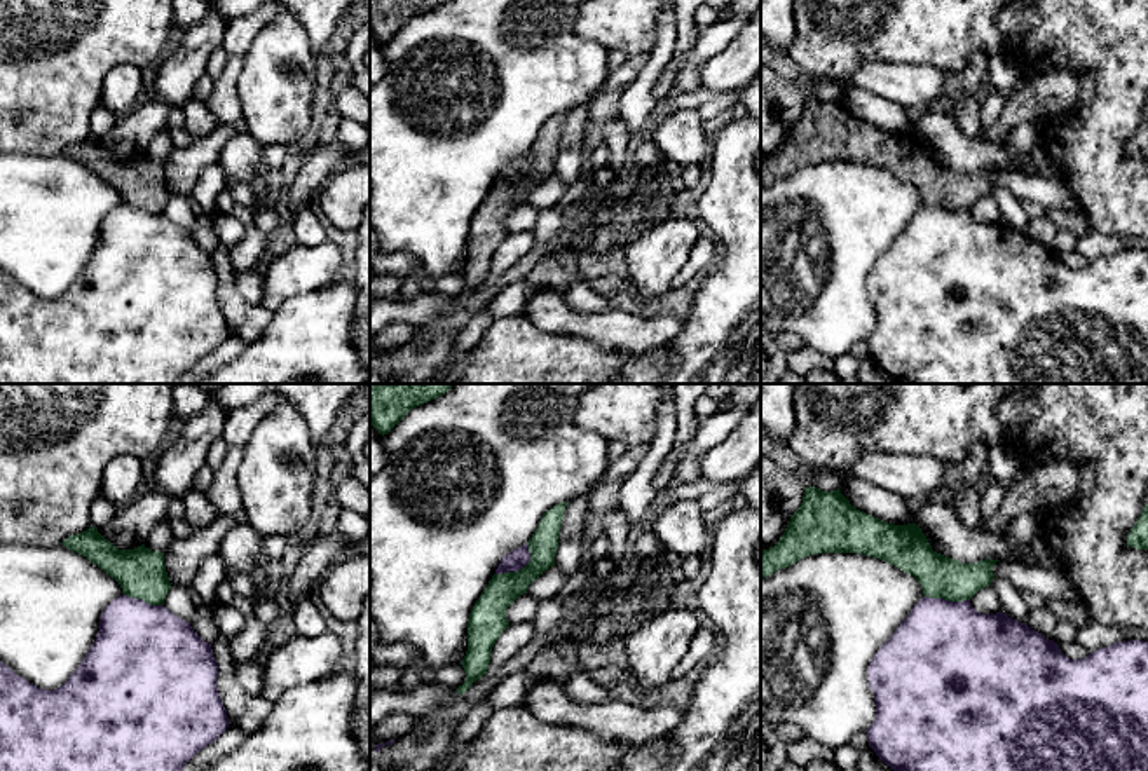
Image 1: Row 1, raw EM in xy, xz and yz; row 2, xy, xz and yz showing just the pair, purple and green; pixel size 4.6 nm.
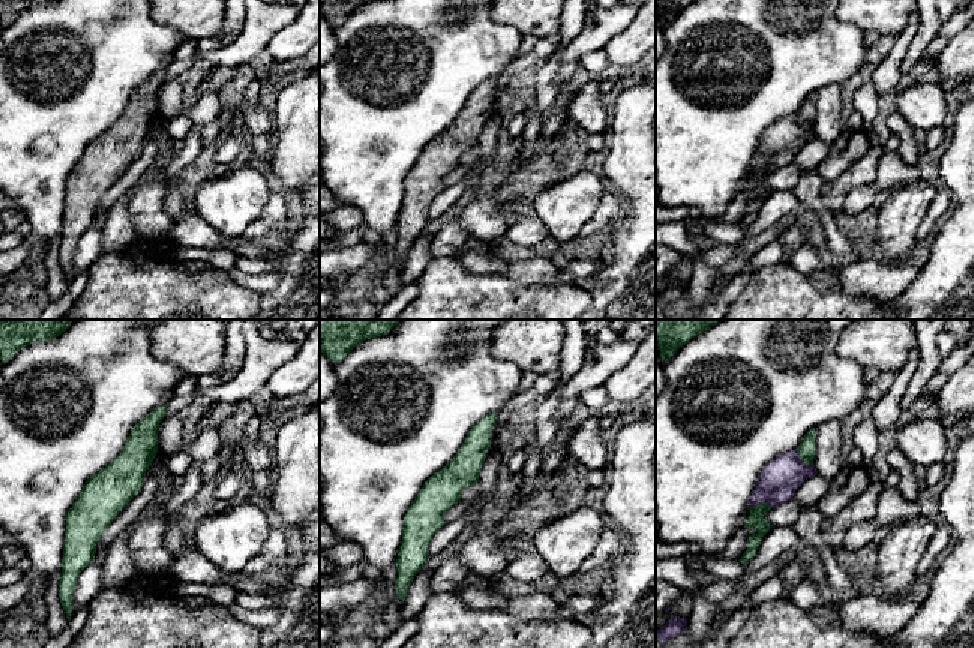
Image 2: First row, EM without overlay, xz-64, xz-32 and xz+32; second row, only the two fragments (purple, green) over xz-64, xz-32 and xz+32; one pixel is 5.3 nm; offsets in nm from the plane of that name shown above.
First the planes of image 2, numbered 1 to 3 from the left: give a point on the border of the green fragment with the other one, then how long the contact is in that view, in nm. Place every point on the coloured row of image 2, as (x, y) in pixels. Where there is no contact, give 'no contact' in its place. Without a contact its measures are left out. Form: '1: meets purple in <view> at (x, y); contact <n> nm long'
1: no contact
2: no contact
3: meets purple in xz+32 at (760, 503); contact 140 nm long

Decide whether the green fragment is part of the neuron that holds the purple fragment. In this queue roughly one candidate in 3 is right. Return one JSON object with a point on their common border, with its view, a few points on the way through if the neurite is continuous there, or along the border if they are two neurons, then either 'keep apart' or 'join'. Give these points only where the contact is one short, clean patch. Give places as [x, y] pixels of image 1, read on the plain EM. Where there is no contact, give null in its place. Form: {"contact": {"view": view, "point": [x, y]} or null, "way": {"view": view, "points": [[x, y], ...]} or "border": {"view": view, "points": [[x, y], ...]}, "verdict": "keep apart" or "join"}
{"contact": {"view": "xz", "point": [519, 178]}, "border": {"view": "xz", "points": [[529, 156], [529, 170], [522, 177], [496, 184]]}, "verdict": "keep apart"}

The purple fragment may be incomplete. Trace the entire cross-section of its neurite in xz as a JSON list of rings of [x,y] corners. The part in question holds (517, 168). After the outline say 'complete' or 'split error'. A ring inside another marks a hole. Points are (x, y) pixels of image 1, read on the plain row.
[[[523,154],[502,166],[501,173],[495,178],[495,183],[516,181],[523,178],[529,171],[530,171],[529,155]]]; complete

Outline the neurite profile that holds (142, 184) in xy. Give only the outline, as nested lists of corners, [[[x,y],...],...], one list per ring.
[[[94,136],[66,147],[61,154],[85,166],[113,187],[124,204],[140,208],[150,215],[164,213],[171,197],[164,162],[152,160],[145,154],[134,159],[119,159]]]

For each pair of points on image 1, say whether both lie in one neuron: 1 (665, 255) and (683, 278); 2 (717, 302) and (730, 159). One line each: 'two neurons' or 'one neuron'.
1: two neurons
2: one neuron

